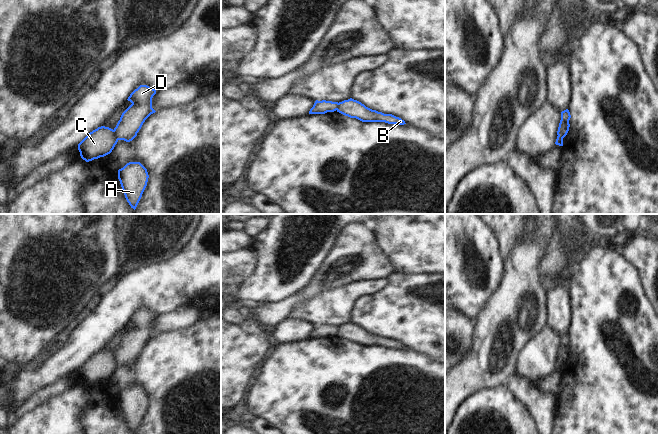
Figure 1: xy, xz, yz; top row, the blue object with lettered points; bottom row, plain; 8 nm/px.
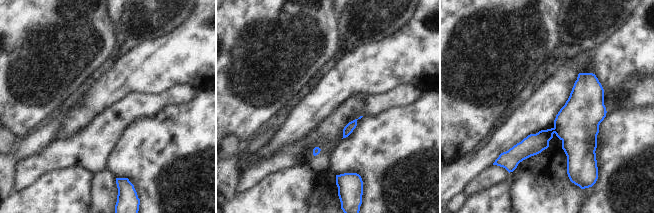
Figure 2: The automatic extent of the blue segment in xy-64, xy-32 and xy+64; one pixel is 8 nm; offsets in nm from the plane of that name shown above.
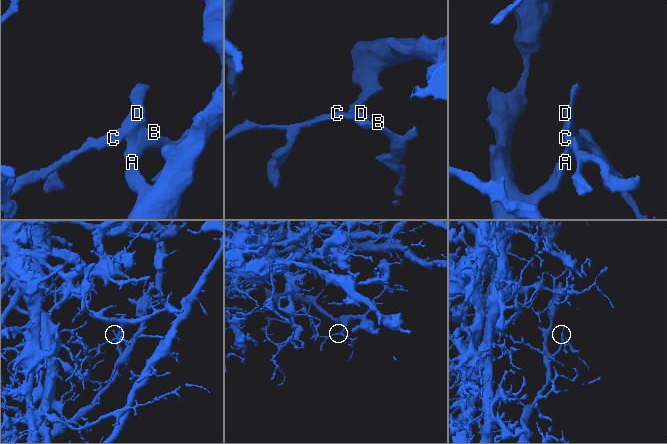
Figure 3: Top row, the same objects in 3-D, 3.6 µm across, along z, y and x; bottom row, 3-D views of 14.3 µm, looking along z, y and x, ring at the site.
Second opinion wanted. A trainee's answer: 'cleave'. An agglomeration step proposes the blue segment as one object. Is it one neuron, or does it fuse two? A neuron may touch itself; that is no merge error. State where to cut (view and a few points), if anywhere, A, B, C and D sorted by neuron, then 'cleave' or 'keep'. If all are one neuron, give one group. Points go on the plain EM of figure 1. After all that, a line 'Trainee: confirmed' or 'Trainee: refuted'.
xy (113, 354), (118, 363) | A B D / C | cleave
Trainee: confirmed

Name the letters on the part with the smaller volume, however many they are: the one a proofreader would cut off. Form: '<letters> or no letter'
C

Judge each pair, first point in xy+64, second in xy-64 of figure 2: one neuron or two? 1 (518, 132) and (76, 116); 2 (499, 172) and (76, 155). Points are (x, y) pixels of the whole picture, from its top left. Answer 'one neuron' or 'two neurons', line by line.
1: one neuron
2: one neuron

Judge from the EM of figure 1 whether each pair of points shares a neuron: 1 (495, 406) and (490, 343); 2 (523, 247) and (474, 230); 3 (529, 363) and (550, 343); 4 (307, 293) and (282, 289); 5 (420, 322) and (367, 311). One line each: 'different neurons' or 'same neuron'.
1: different neurons
2: different neurons
3: same neuron
4: different neurons
5: same neuron

